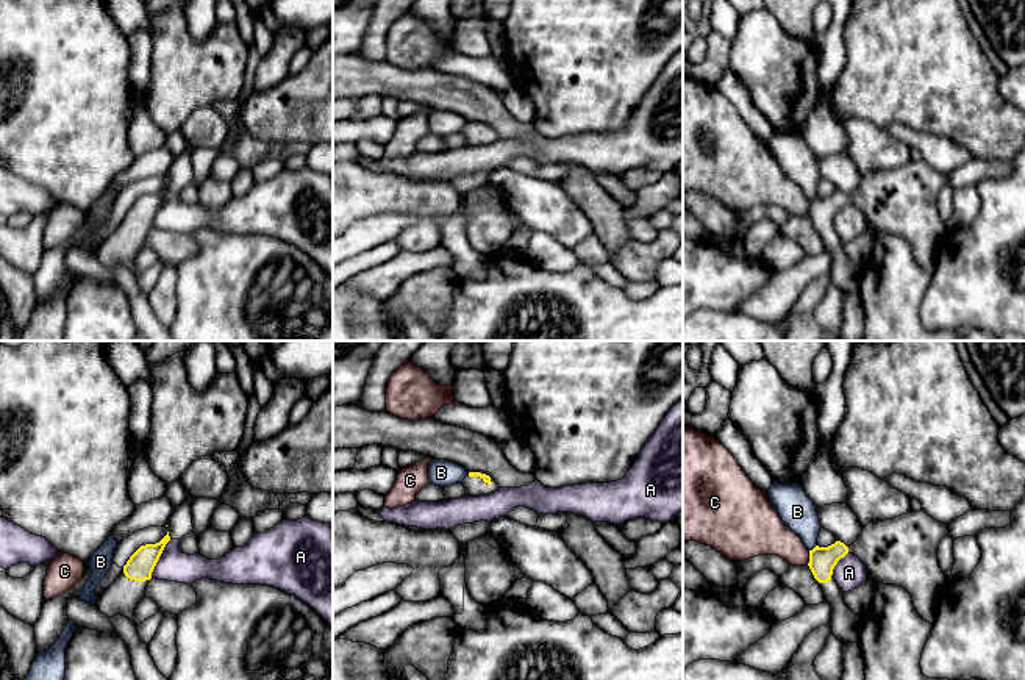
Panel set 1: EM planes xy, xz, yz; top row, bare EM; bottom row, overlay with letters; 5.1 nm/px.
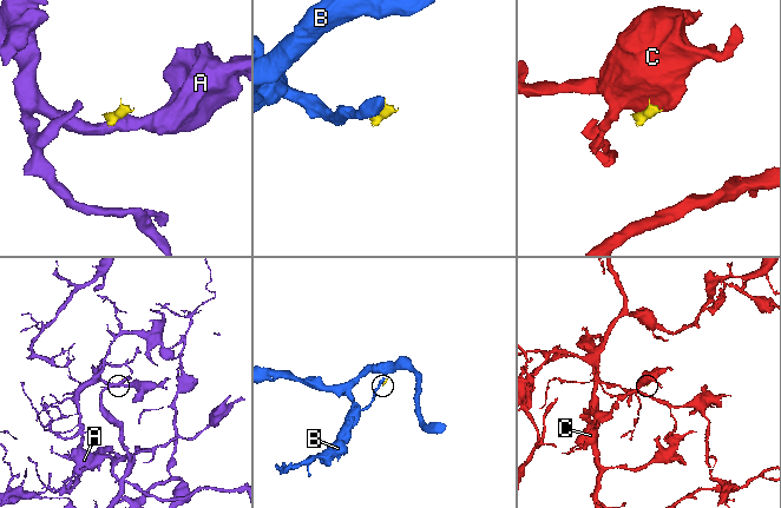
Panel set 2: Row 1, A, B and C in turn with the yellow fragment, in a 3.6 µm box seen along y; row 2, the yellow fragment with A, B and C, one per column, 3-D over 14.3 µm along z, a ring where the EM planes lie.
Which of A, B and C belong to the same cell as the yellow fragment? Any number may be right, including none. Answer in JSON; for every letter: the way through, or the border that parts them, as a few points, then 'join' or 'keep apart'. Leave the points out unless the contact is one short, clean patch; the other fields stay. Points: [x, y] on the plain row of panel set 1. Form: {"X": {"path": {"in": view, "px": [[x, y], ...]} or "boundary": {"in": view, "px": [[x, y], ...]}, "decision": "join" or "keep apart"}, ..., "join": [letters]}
{"A": {"boundary": {"in": "xy", "px": [[171, 189], [150, 227]]}, "decision": "keep apart"}, "B": {"decision": "keep apart"}, "C": {"boundary": {"in": "yz", "px": [[810, 200], [807, 214]]}, "decision": "keep apart"}, "join": []}

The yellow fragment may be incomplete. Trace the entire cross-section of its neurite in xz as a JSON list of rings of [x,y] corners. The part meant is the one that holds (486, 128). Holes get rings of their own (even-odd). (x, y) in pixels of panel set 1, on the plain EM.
[[[469,122],[462,134],[466,138],[466,145],[470,147],[489,145],[500,139],[494,128],[481,122]]]

